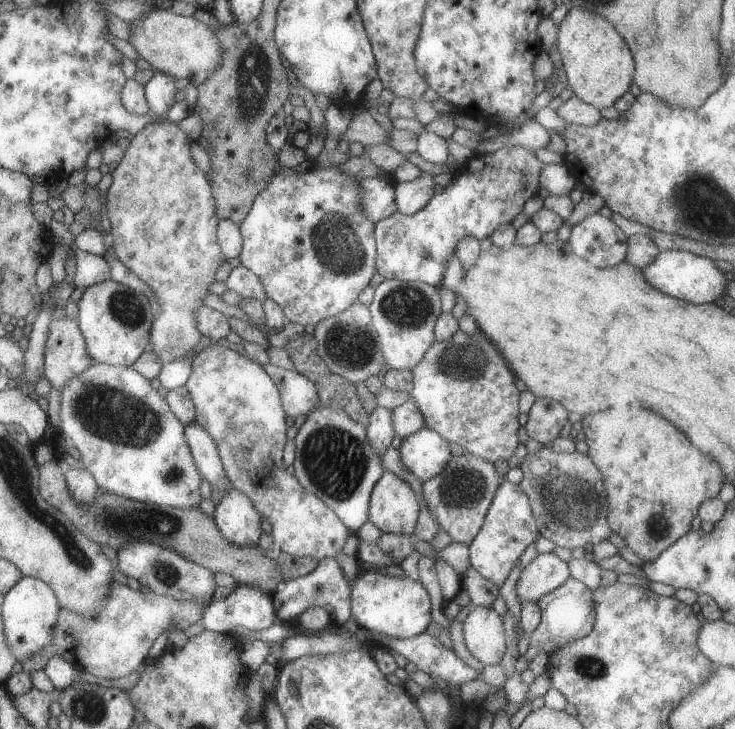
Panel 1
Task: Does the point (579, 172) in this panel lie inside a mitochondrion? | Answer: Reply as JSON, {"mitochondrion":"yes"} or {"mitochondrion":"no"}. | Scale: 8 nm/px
{"mitochondrion":"no"}

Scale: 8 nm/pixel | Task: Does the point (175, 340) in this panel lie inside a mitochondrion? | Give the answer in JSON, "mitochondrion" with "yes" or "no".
{"mitochondrion":"yes"}

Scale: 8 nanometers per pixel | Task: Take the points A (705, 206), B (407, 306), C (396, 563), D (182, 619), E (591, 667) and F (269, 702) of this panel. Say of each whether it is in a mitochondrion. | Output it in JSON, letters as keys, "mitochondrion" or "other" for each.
{"A":"mitochondrion","B":"mitochondrion","C":"other","D":"mitochondrion","E":"mitochondrion","F":"other"}

